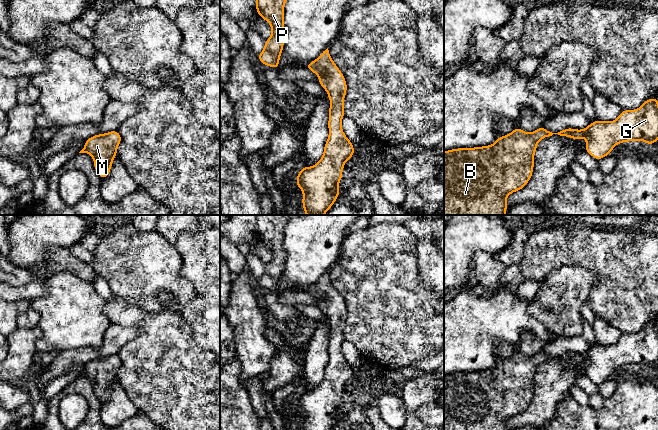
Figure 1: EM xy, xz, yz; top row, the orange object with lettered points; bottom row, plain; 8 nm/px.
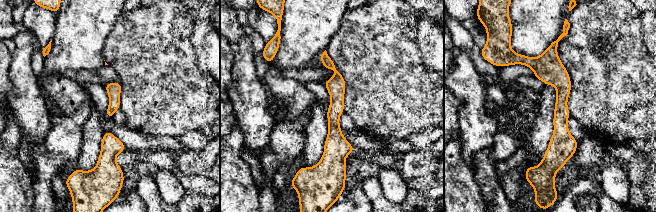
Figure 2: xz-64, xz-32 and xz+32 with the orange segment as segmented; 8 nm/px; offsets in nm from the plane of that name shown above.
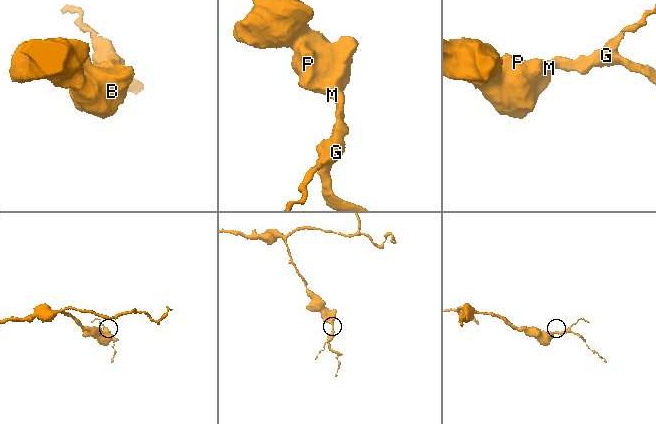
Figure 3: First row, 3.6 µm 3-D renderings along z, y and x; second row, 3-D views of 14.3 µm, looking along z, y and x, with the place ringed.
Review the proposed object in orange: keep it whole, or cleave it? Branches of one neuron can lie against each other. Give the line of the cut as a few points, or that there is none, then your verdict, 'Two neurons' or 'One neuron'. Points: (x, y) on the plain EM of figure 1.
No split. One neuron

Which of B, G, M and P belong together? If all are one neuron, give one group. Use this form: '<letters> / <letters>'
B G M P

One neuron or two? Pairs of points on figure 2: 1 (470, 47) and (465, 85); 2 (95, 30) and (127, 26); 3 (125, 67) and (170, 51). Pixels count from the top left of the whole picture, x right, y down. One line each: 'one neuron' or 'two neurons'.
1: two neurons
2: two neurons
3: one neuron

